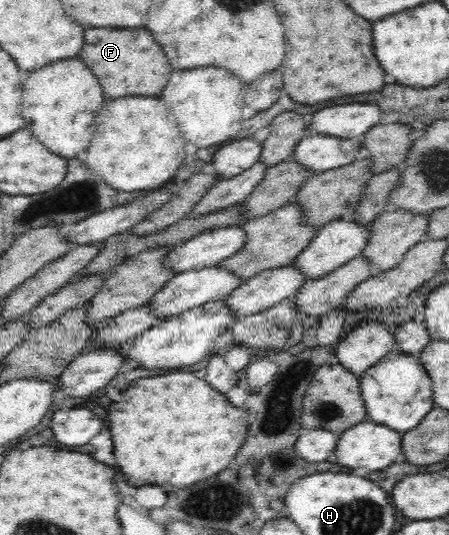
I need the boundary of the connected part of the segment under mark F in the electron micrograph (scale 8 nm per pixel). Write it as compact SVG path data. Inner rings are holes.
M87 29L79 57L97 75L109 99L125 95L157 95L167 85L173 71L161 45L157 45L153 35L145 29Z

